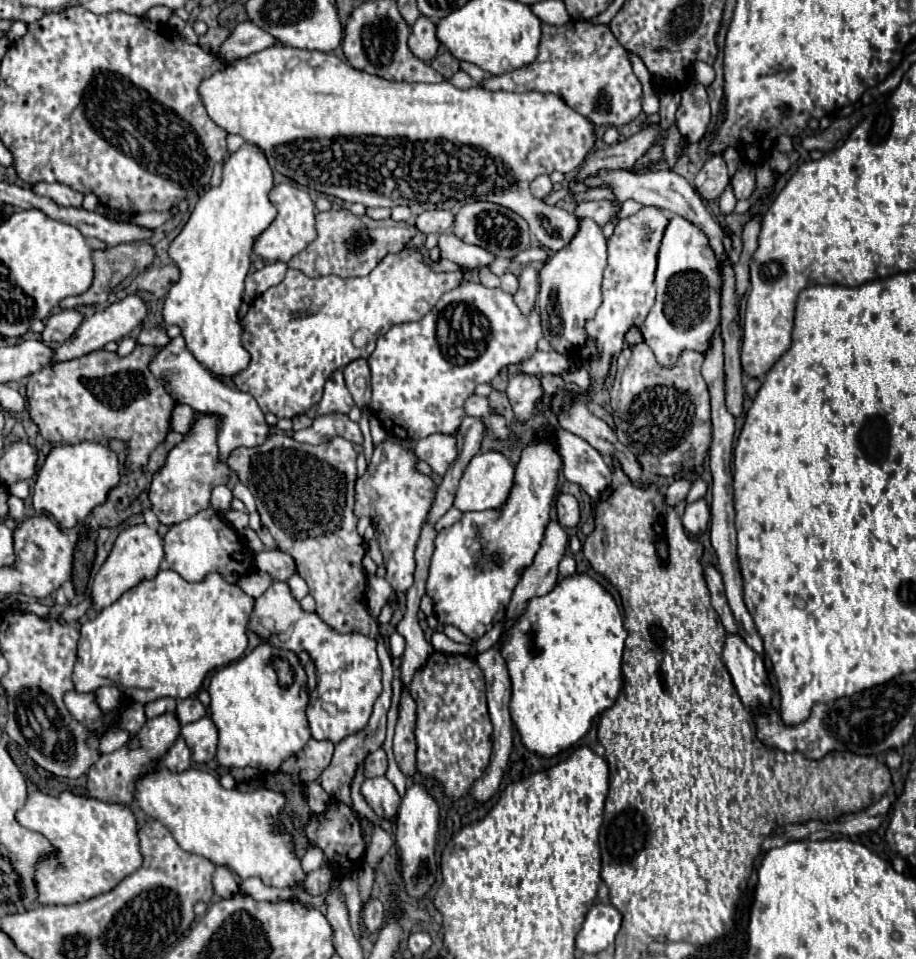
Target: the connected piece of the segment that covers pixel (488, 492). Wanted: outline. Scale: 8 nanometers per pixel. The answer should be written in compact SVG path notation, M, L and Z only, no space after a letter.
M487 451L477 453L467 469L463 471L463 477L459 481L459 489L455 495L455 507L461 511L483 511L483 509L499 509L505 499L509 497L509 491L513 487L513 463L499 451Z

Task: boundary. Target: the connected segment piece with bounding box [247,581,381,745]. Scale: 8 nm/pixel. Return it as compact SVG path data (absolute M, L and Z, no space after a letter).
M273 581L269 589L255 599L247 629L255 631L265 643L277 649L293 651L297 655L307 651L313 659L319 679L315 691L309 695L307 719L311 735L317 741L329 739L337 745L347 735L365 729L373 703L381 695L381 663L377 659L375 639L359 633L331 631L329 625L317 617L317 613L303 611L299 601L291 595L289 585L281 581Z

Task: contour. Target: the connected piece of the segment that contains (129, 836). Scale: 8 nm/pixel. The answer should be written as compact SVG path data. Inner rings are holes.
M35 791L29 795L25 807L17 813L17 821L31 831L43 833L59 849L57 859L43 861L35 871L35 881L39 887L39 903L73 905L73 903L87 901L91 897L111 891L125 877L129 877L143 865L143 857L139 851L139 837L137 837L137 821L135 821L135 815L129 805L105 803L105 801L99 801L93 797L73 795L71 791L63 791L57 797Z

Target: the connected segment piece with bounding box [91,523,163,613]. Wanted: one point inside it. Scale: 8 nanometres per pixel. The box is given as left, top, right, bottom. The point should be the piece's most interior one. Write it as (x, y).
(138, 550)

